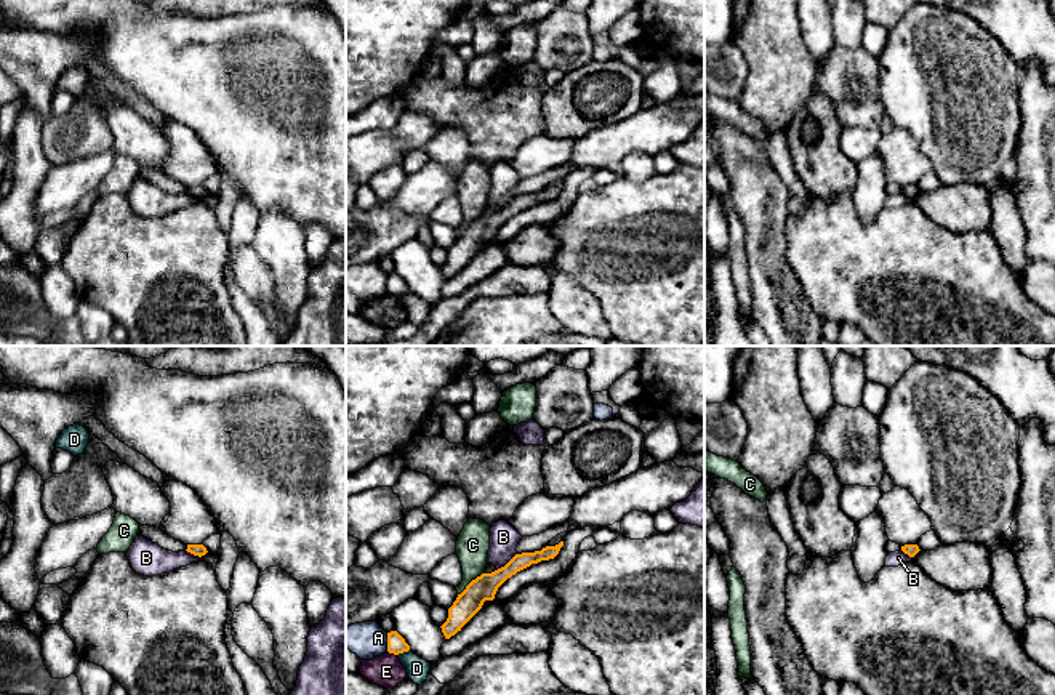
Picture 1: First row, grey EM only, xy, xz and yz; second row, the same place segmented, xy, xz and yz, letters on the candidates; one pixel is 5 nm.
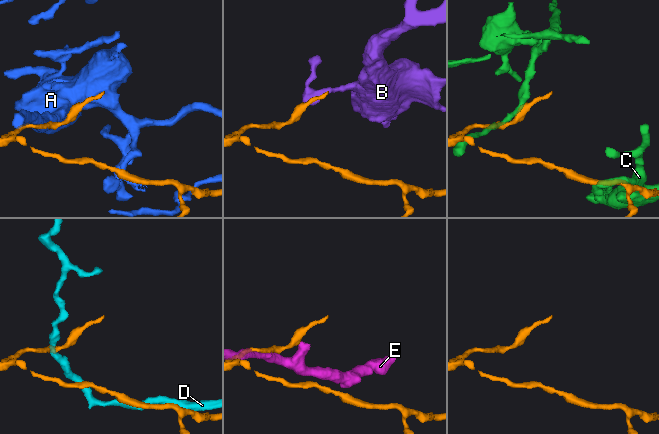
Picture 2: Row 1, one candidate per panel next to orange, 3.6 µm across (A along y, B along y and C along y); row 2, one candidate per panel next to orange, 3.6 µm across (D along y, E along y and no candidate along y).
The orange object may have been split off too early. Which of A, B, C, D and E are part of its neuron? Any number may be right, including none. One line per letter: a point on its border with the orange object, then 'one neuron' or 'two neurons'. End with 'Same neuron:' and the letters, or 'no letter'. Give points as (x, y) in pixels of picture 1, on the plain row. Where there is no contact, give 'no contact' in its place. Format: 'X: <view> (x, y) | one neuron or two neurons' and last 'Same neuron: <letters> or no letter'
A: xz (388, 284) | two neurons
B: xz (508, 204) | two neurons
C: xz (469, 224) | two neurons
D: xz (402, 293) | two neurons
E: xz (393, 293) | two neurons
Same neuron: no letter

